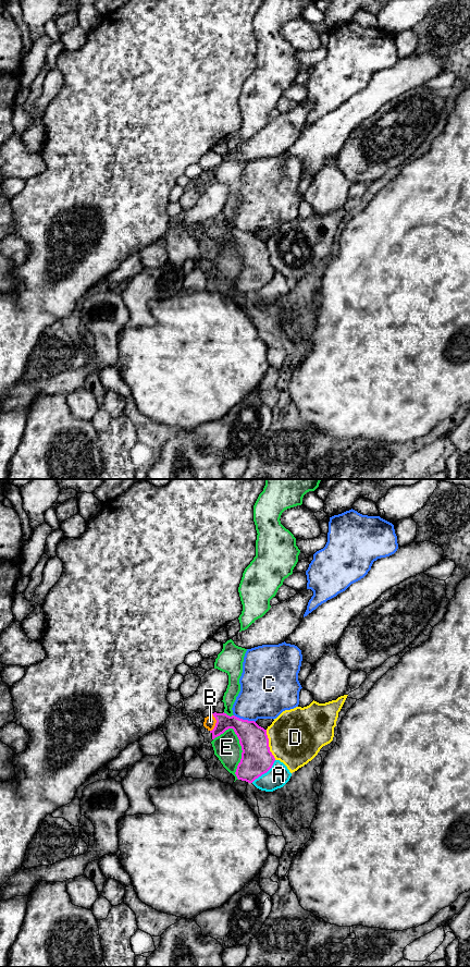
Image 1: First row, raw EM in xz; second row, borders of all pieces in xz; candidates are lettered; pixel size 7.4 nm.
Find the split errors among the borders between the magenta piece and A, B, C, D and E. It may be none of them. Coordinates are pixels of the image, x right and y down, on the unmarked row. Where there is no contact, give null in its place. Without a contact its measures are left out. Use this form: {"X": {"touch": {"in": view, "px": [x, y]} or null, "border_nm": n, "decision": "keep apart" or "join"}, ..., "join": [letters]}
{"A": {"touch": {"in": "xz", "px": [264, 284]}, "border_nm": 240, "decision": "keep apart"}, "B": {"touch": {"in": "xz", "px": [217, 234]}, "border_nm": 140, "decision": "join"}, "C": {"touch": {"in": "xz", "px": [245, 232]}, "border_nm": 170, "decision": "keep apart"}, "D": {"touch": {"in": "xz", "px": [268, 257]}, "border_nm": 240, "decision": "keep apart"}, "E": {"touch": {"in": "xz", "px": [242, 265]}, "border_nm": 400, "decision": "keep apart"}, "join": ["B"]}

